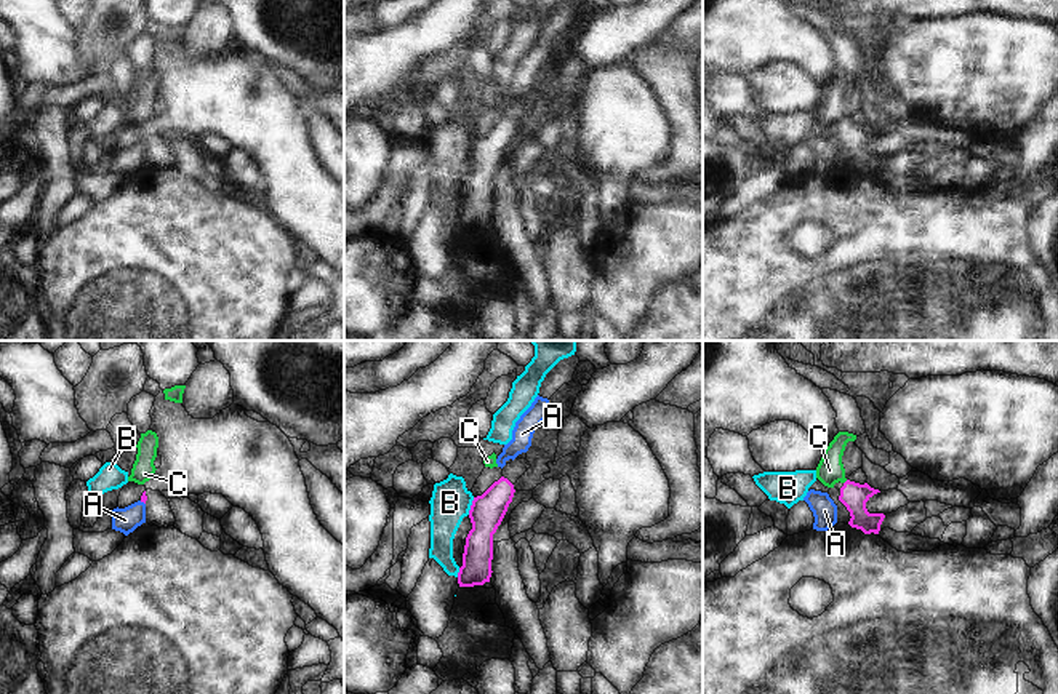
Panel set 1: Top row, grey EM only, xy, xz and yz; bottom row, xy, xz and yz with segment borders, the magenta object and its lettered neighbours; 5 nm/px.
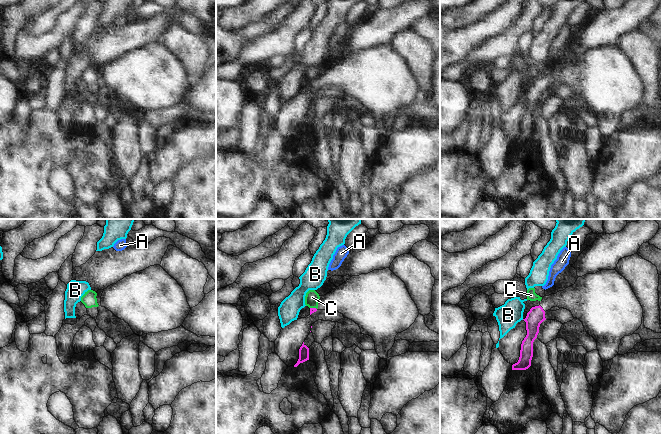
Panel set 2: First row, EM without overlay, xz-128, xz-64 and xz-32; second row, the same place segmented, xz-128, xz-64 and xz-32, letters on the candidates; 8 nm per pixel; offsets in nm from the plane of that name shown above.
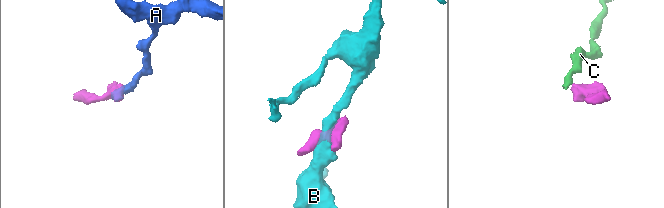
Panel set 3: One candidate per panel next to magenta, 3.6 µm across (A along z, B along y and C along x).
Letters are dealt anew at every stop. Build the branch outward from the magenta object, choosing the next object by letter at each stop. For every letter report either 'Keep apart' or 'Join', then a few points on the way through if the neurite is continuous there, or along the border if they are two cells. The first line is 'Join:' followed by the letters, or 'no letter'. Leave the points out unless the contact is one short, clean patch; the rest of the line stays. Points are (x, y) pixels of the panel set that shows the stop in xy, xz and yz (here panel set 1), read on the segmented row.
Join: no letter
A: Keep apart. Boundary: xy (140, 501), (144, 504)
B: Keep apart
C: Keep apart. Boundary: yz (847, 480), (844, 483).

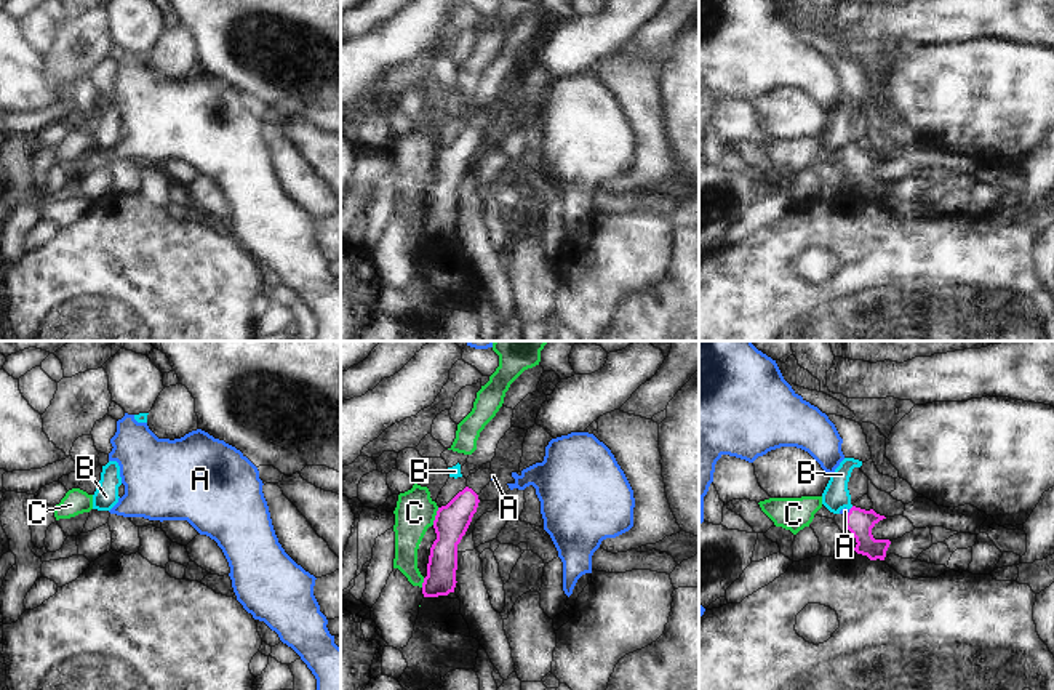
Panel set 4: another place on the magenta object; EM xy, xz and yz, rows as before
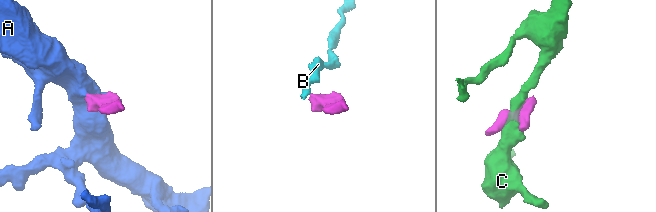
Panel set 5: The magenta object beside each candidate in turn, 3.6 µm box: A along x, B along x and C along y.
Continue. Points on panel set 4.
Join: A
A: Join. Path across: yz (859, 522), (848, 513), (845, 511)
B: Keep apart. Boundary: yz (853, 506), (850, 509)
C: Keep apart.

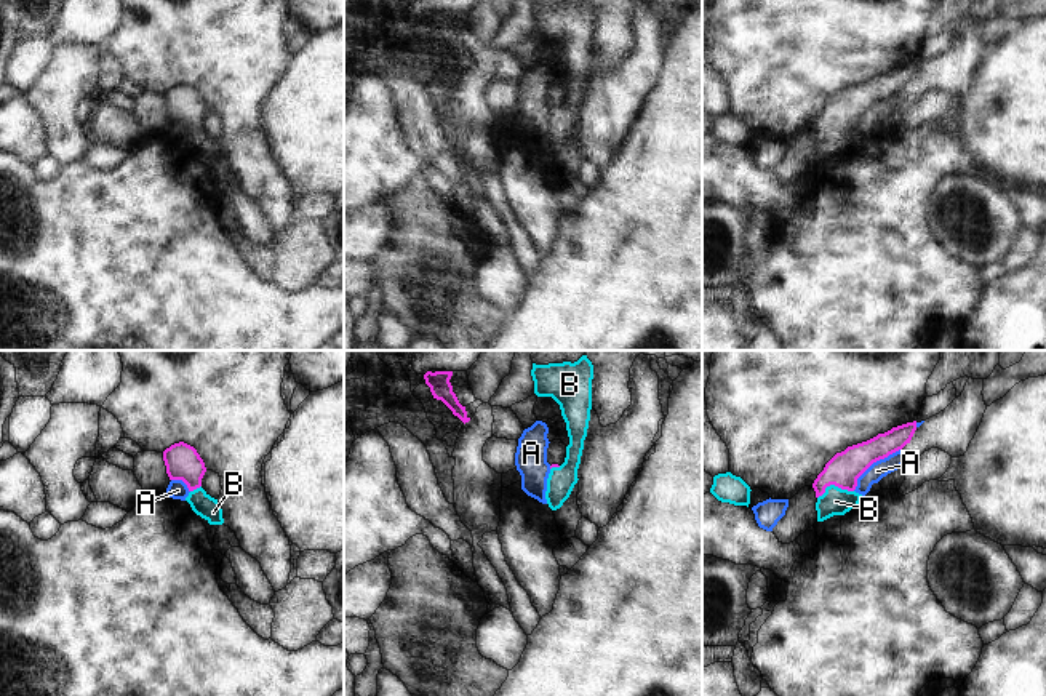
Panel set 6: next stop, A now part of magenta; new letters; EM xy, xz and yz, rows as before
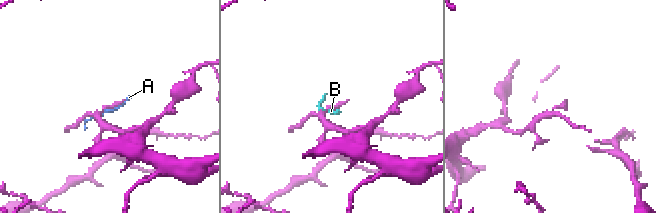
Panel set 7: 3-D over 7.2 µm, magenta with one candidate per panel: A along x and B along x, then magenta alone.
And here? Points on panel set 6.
Join: B
A: Keep apart
B: Join. Path across: yz (843, 469), (834, 484), (835, 501).

